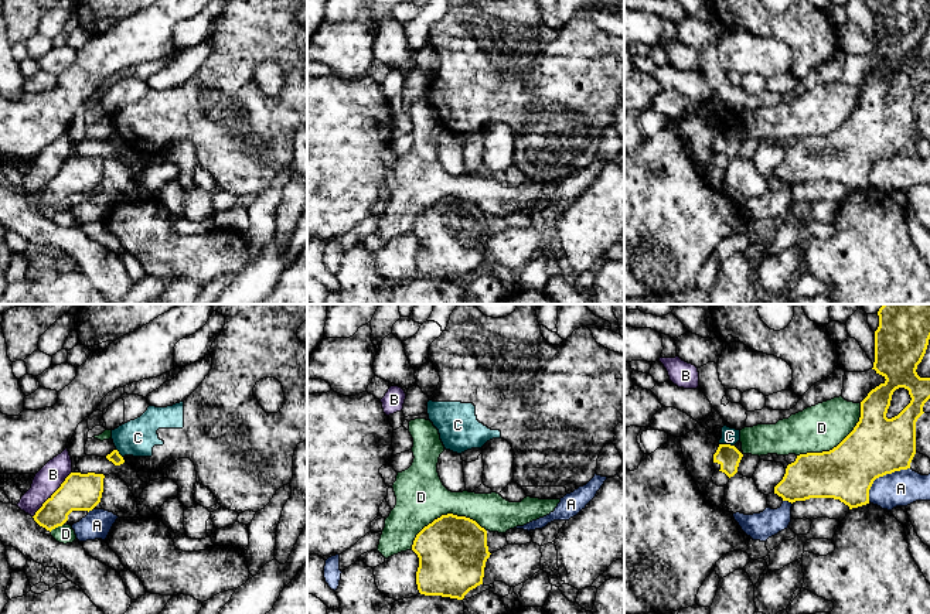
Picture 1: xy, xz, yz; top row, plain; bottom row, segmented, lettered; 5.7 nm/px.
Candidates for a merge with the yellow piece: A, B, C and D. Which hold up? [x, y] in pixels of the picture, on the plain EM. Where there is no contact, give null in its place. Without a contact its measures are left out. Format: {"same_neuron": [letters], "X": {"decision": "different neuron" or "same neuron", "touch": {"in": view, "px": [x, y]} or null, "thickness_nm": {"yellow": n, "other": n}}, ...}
{"same_neuron": [], "A": {"decision": "different neuron", "touch": {"in": "yz", "px": [881, 159]}, "thickness_nm": {"yellow": 340, "other": 200}}, "B": {"decision": "different neuron", "touch": {"in": "xy", "px": [53, 177]}, "thickness_nm": {"yellow": 200, "other": 150}}, "C": {"decision": "different neuron", "touch": {"in": "yz", "px": [726, 128]}, "thickness_nm": {"yellow": 130, "other": 100}}, "D": {"decision": "different neuron", "touch": {"in": "xz", "px": [443, 198]}, "thickness_nm": {"yellow": 400, "other": 280}}}

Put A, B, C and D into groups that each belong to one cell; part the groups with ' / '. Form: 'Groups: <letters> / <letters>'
Groups: A / B / C / D

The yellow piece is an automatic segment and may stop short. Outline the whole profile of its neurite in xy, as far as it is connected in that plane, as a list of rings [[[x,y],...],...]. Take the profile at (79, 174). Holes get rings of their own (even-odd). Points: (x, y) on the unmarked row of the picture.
[[[71,156],[35,195],[34,204],[51,215],[62,209],[72,194],[92,194],[101,185],[103,161],[103,157]]]

